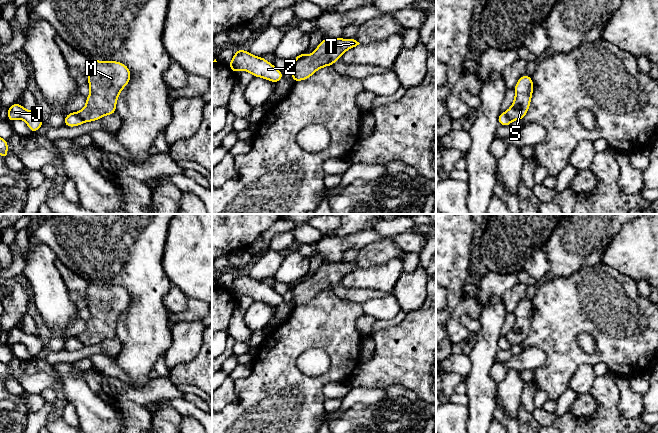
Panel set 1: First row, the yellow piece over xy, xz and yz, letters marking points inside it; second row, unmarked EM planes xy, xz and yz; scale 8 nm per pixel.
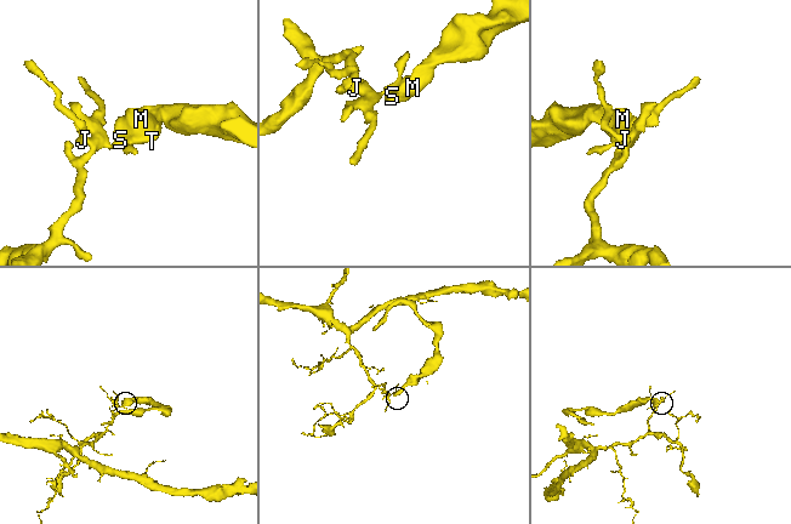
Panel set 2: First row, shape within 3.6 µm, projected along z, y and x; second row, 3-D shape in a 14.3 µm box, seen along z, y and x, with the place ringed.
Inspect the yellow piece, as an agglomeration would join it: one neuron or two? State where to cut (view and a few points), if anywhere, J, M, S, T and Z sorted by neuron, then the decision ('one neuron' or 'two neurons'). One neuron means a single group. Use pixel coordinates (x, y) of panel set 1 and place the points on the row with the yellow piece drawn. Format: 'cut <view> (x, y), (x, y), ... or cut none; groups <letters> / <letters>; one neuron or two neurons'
cut xz (306, 56), (295, 63); groups J Z / M S T; two neurons

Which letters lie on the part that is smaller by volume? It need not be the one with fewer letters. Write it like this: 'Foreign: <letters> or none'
Foreign: M, S, T

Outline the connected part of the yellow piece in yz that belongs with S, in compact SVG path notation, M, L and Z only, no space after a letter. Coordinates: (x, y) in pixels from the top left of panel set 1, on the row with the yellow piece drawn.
M524 74L518 80L514 88L515 98L511 107L505 112L511 120L522 120L529 110L533 95L532 77Z

